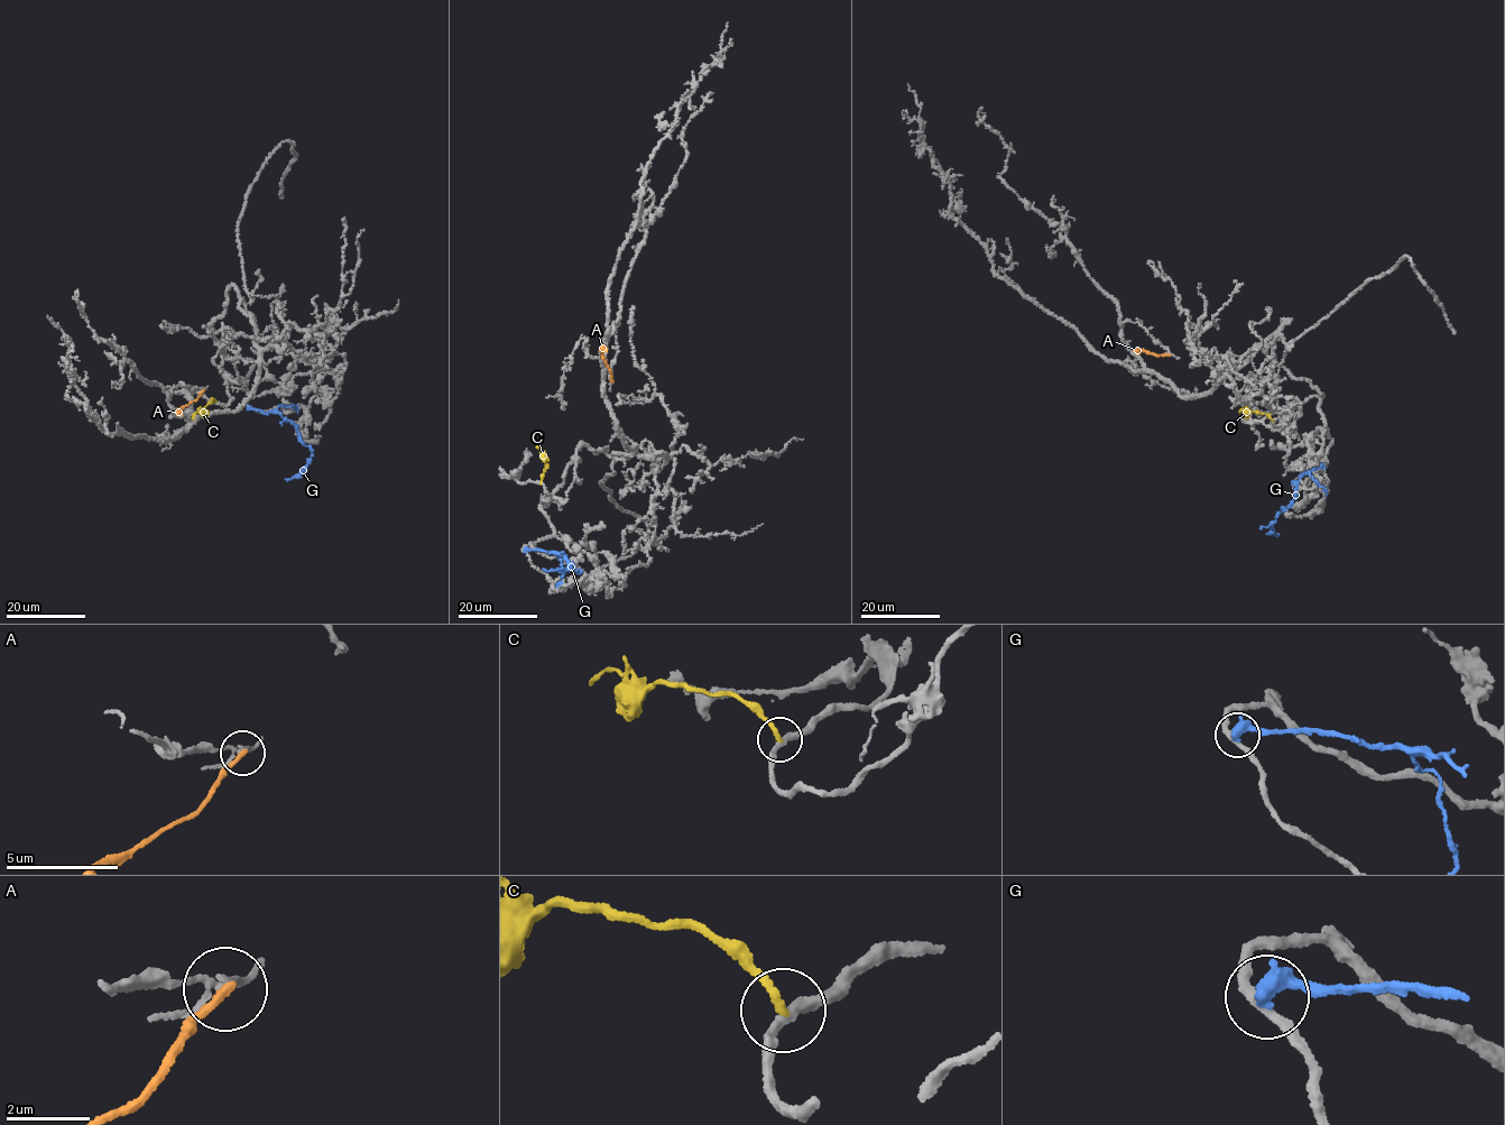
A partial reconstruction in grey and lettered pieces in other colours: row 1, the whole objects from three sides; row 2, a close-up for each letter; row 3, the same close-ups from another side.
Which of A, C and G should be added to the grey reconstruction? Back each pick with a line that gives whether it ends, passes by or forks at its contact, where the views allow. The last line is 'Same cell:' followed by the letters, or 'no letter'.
Same cell: no letter

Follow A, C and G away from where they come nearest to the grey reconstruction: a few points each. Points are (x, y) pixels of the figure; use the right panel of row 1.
A: (1171, 354), (1133, 350)
C: (1273, 421), (1259, 412), (1239, 411)
G: (1323, 467), (1301, 476), (1295, 485), (1295, 499), (1271, 526), (1273, 533), (1279, 534)

